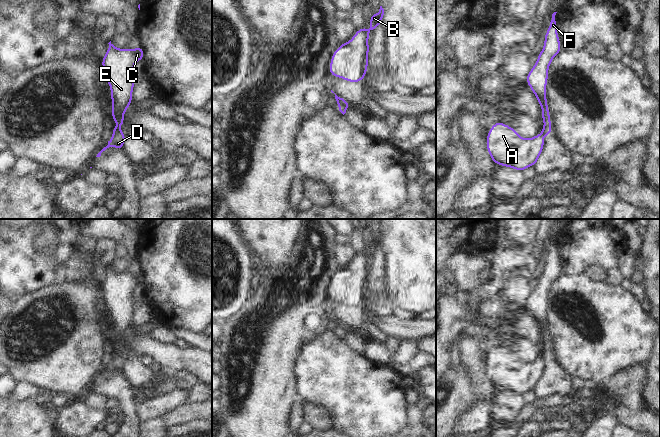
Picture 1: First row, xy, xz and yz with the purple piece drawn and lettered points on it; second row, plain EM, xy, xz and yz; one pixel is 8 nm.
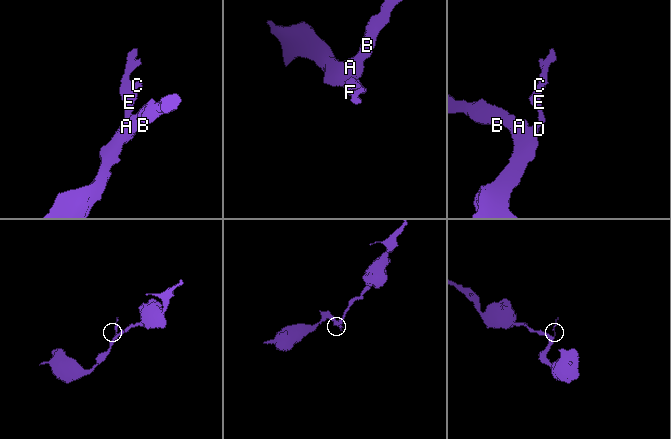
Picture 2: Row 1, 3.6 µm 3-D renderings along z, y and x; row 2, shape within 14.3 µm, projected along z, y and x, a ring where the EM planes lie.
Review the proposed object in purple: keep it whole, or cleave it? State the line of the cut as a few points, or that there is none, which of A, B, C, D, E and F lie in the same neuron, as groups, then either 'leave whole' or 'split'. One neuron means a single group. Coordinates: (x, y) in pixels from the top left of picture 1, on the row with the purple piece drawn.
xz (337, 102), (343, 102), (348, 106) | A B D / C E F | split

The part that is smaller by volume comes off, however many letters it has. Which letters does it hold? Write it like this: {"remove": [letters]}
{"remove": ["C", "E", "F"]}

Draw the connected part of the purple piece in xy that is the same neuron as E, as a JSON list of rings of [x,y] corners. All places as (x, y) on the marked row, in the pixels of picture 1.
[[[111,41],[108,44],[107,53],[102,58],[102,68],[111,87],[112,121],[118,125],[112,128],[112,133],[118,135],[121,133],[120,126],[126,124],[123,115],[132,102],[134,65],[138,60],[144,60],[144,50],[141,46],[119,49]]]

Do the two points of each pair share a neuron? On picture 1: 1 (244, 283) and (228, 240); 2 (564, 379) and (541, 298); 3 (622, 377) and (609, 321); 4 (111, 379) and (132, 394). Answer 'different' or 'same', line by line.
1: same
2: same
3: different
4: same

